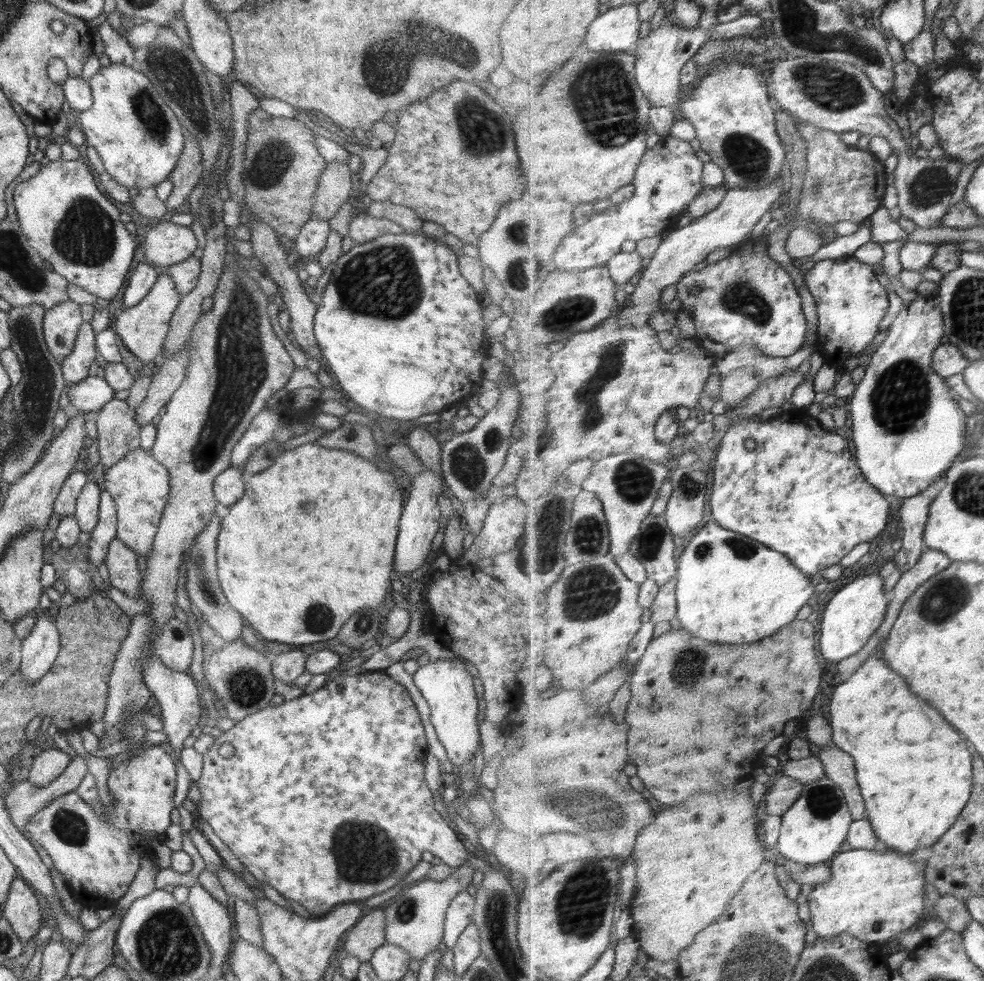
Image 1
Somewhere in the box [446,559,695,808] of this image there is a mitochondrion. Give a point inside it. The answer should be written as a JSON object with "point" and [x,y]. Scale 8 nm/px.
{"point":[591,592]}

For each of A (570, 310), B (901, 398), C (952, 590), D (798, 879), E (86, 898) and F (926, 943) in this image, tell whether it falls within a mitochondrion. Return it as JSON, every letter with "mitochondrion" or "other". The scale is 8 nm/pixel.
{"A":"mitochondrion","B":"mitochondrion","C":"mitochondrion","D":"other","E":"other","F":"other"}

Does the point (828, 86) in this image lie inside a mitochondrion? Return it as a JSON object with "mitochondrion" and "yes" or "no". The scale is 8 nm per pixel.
{"mitochondrion":"yes"}

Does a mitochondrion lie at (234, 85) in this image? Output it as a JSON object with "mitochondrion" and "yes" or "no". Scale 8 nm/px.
{"mitochondrion":"no"}

